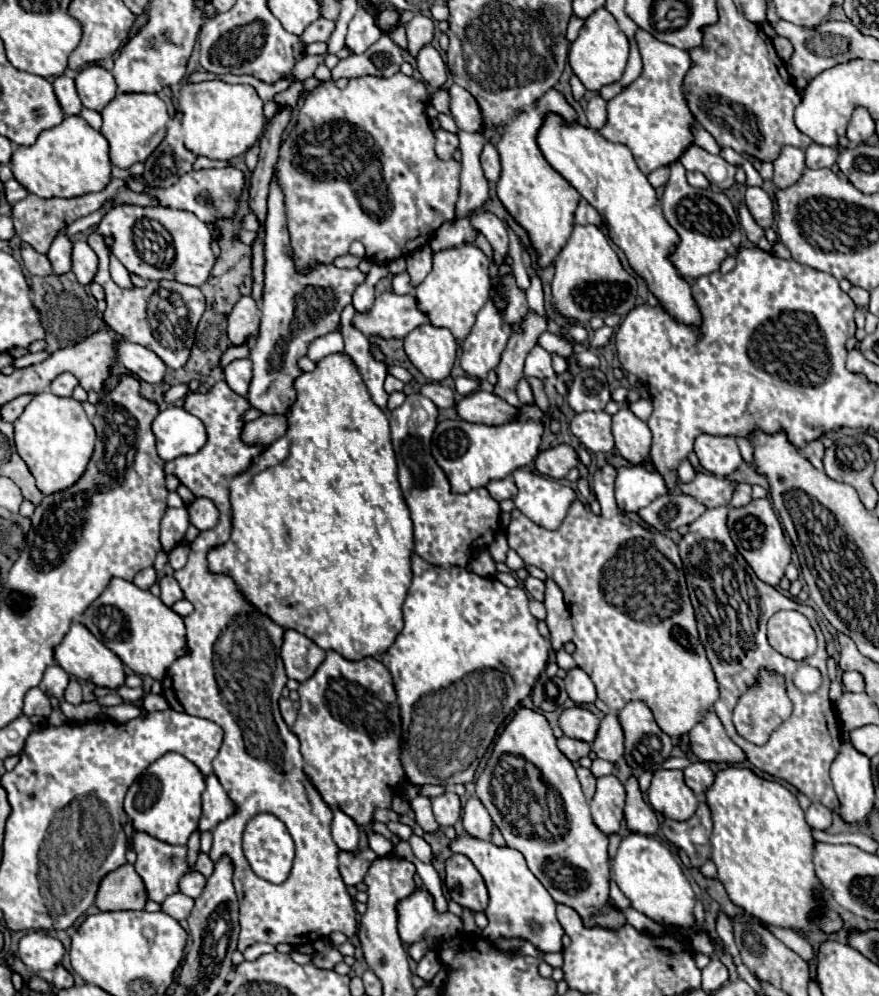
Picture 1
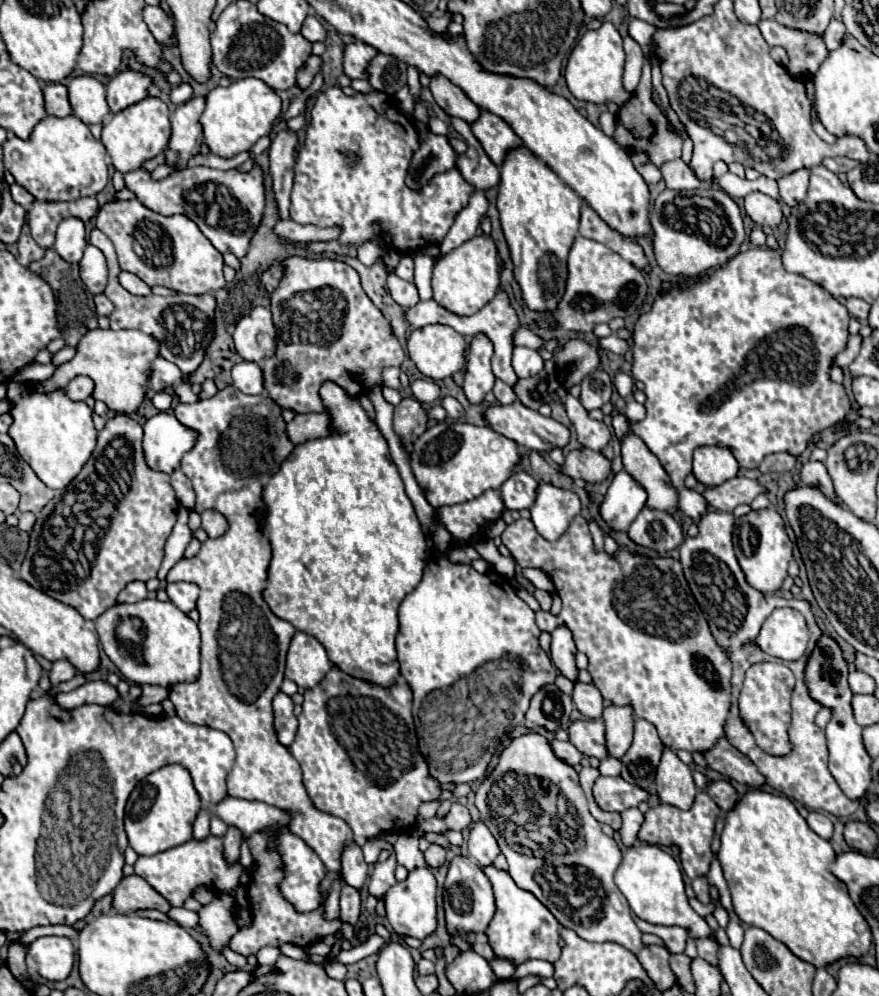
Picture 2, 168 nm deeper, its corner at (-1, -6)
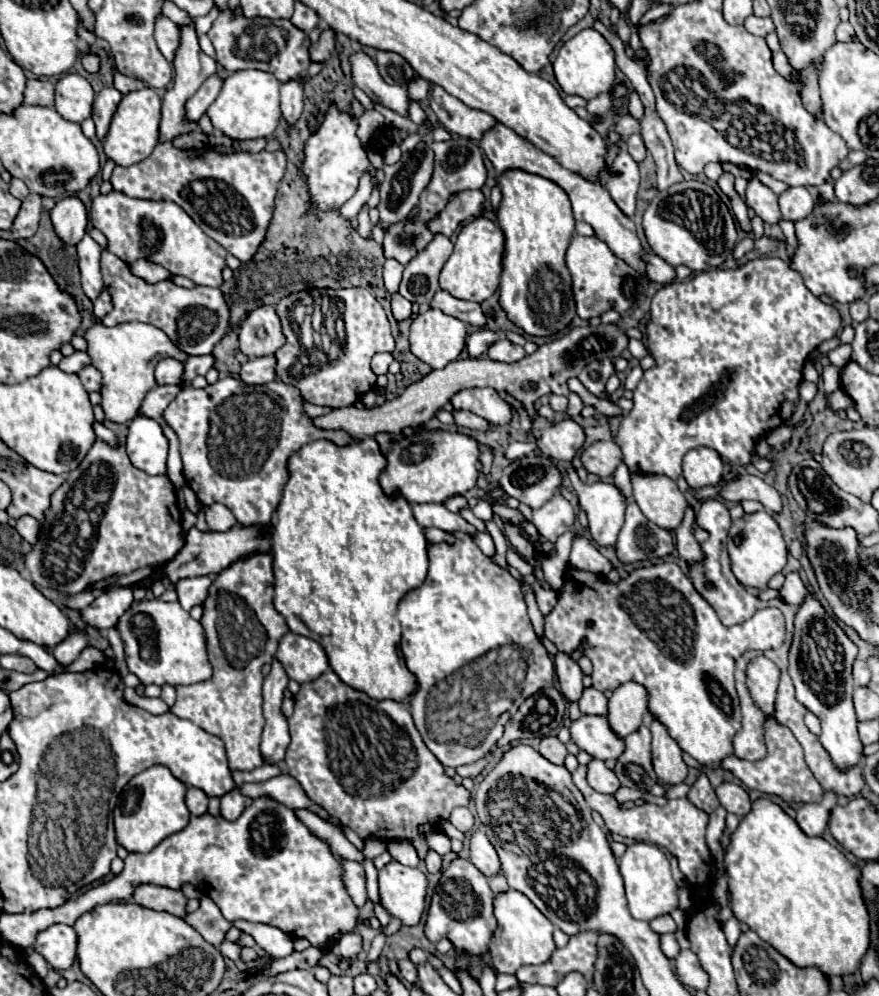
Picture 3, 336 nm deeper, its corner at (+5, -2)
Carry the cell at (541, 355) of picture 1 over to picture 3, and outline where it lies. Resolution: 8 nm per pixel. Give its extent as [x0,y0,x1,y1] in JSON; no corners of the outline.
[488,339,526,363]

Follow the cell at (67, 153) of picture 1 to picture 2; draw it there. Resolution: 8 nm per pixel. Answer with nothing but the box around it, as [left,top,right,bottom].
[4,117,108,201]

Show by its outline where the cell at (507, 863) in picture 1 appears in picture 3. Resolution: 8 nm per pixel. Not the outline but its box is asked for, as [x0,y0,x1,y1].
[488,889,556,973]

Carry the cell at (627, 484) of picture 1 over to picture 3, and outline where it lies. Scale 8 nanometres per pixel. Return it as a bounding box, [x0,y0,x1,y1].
[566,469,626,547]

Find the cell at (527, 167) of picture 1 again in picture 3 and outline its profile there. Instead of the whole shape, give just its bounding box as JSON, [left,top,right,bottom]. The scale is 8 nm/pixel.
[496,169,574,335]

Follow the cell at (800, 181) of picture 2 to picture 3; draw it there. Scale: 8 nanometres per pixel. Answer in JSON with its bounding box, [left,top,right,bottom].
[778,187,814,221]

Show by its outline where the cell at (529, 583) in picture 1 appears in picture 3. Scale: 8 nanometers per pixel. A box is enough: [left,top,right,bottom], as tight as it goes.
[534,585,558,615]

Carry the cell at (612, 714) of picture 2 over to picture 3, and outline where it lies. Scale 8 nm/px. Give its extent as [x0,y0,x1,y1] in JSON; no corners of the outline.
[608,683,646,739]

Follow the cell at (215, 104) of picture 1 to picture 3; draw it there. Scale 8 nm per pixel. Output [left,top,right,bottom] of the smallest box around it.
[208,71,280,139]

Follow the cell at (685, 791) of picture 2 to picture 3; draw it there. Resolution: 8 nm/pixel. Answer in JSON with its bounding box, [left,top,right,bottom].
[650,719,688,785]

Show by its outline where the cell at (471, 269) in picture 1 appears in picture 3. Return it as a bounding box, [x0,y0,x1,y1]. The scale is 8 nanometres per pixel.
[440,219,504,301]

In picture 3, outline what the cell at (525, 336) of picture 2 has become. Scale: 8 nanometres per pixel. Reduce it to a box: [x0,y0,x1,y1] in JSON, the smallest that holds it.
[466,329,500,357]

